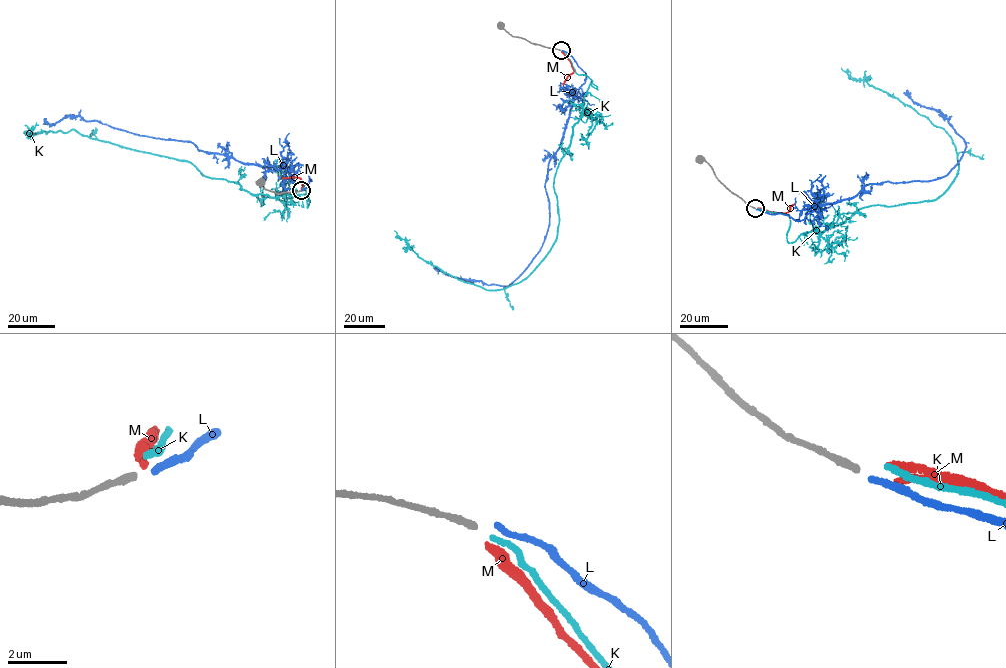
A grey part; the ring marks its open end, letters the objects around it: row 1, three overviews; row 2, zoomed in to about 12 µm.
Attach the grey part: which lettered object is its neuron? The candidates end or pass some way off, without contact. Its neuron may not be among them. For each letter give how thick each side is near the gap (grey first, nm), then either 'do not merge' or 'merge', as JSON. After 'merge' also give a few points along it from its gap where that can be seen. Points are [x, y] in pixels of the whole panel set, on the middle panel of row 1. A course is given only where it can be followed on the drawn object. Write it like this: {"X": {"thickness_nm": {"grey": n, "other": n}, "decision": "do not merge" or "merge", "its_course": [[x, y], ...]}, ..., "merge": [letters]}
{"K": {"thickness_nm": {"grey": 240, "other": 190}, "decision": "merge", "its_course": [[562, 51], [593, 81], [554, 177], [557, 237], [534, 270], [485, 289], [422, 259], [394, 230]]}, "L": {"thickness_nm": {"grey": 240, "other": 200}, "decision": "do not merge"}, "M": {"thickness_nm": {"grey": 240, "other": 190}, "decision": "do not merge"}, "merge": ["K"]}

